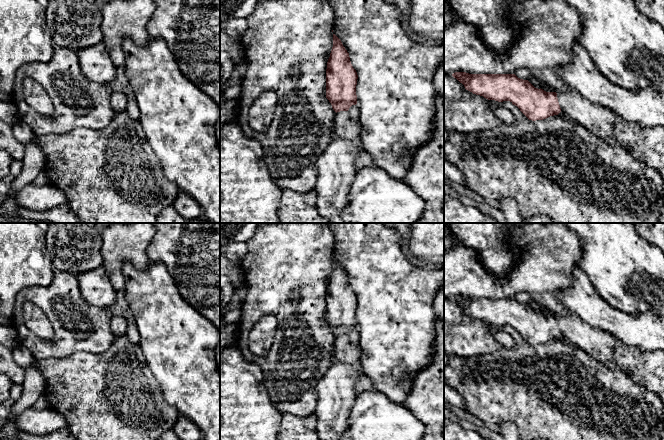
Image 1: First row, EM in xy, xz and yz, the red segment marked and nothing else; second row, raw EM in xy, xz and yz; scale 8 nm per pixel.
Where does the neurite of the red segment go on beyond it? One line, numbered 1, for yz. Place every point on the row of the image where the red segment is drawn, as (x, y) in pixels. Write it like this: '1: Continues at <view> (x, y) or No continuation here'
1: Continues at yz (599, 120)

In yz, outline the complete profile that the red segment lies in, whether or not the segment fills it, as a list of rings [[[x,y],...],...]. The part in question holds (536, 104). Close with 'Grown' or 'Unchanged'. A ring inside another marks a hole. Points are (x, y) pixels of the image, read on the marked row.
[[[455,72],[452,76],[473,94],[498,102],[510,101],[532,121],[543,120],[563,111],[568,119],[614,145],[612,133],[617,114],[610,108],[590,102],[574,89],[546,92],[515,74]]]. Grown

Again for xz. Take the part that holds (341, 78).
[[[333,34],[333,47],[326,69],[326,98],[336,112],[333,136],[353,141],[361,148],[362,153],[360,123],[352,119],[347,112],[352,105],[357,104],[357,79],[358,75],[351,64],[349,53],[341,40]]]. Grown

